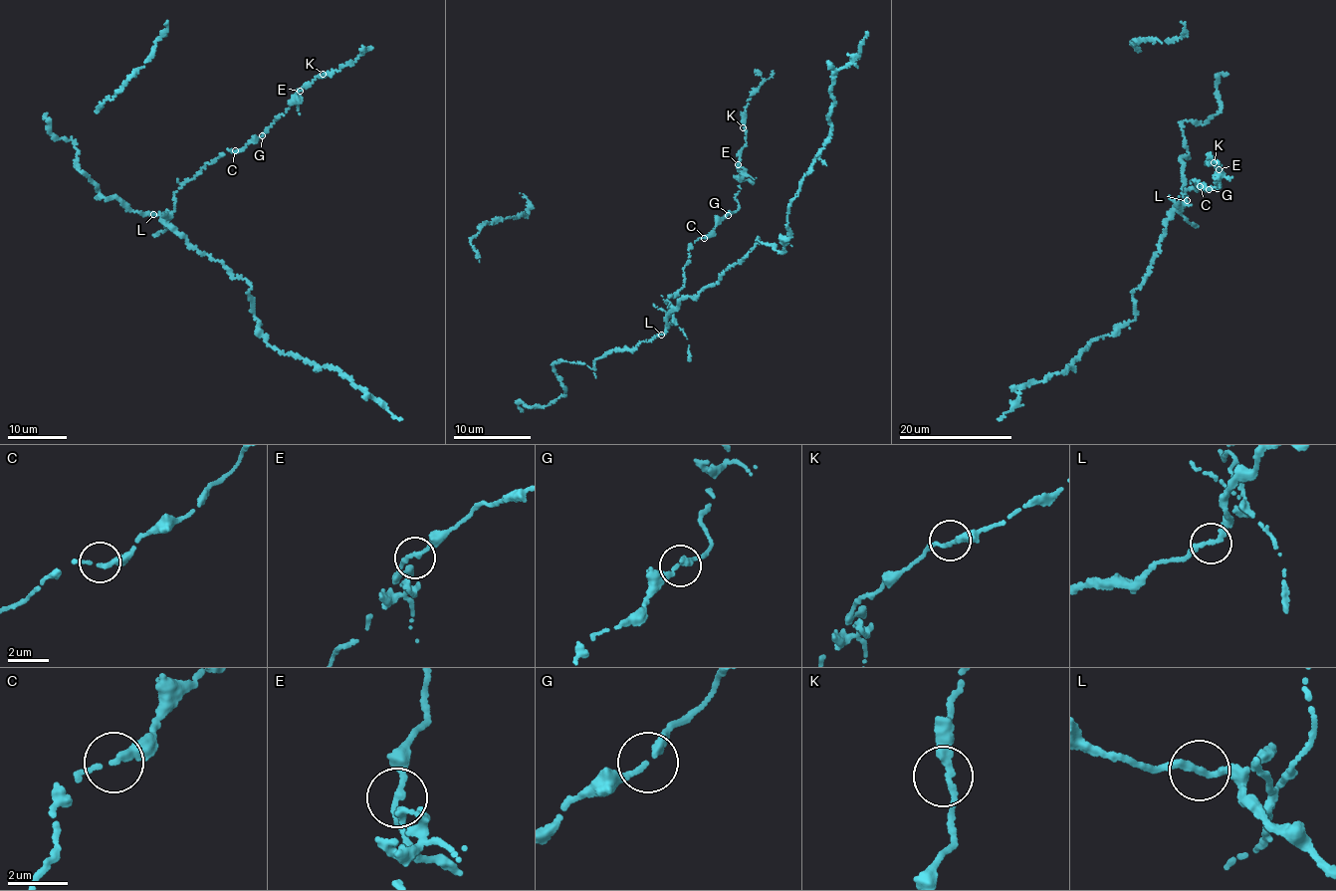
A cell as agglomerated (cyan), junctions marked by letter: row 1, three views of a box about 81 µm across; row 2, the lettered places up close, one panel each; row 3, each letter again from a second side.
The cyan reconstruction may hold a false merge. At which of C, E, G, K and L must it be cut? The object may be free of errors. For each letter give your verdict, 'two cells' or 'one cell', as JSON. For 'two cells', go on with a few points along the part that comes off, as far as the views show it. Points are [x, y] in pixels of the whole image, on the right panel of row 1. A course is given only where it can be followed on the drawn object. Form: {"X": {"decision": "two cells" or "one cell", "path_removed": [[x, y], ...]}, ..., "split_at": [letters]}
{"C": {"decision": "one cell"}, "E": {"decision": "one cell"}, "G": {"decision": "one cell"}, "K": {"decision": "one cell"}, "L": {"decision": "two cells", "path_removed": [[1186, 200], [1166, 219], [1133, 292], [1135, 318], [1092, 340], [1062, 373], [1020, 386], [999, 421]]}, "split_at": ["L"]}

